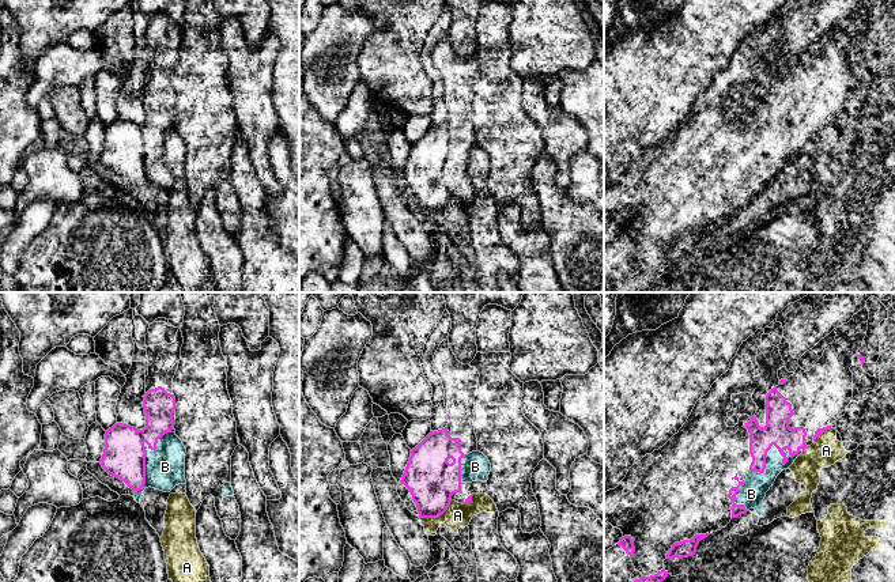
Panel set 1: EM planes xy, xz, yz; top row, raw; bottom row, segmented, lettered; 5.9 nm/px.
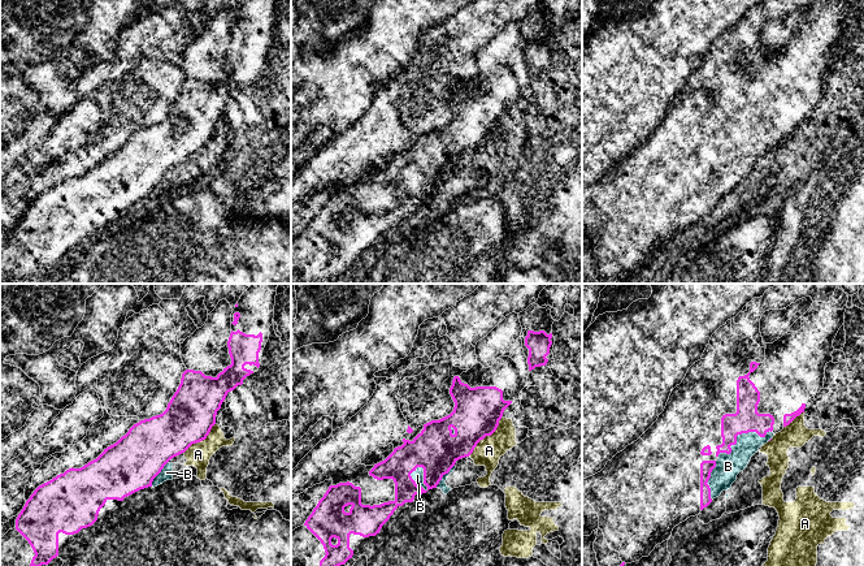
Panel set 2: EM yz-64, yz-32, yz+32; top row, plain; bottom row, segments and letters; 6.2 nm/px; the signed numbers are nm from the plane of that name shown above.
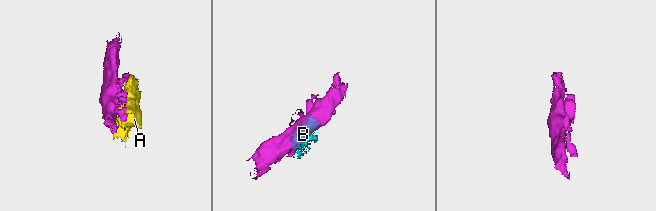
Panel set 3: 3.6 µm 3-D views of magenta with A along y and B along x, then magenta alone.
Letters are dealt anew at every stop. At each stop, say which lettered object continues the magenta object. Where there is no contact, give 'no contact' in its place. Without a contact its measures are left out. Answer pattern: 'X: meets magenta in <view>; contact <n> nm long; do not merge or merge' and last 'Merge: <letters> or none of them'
A: meets magenta in xz; contact 220 nm long; do not merge
B: meets magenta in yz; contact 340 nm long; do not merge
Merge: none of them

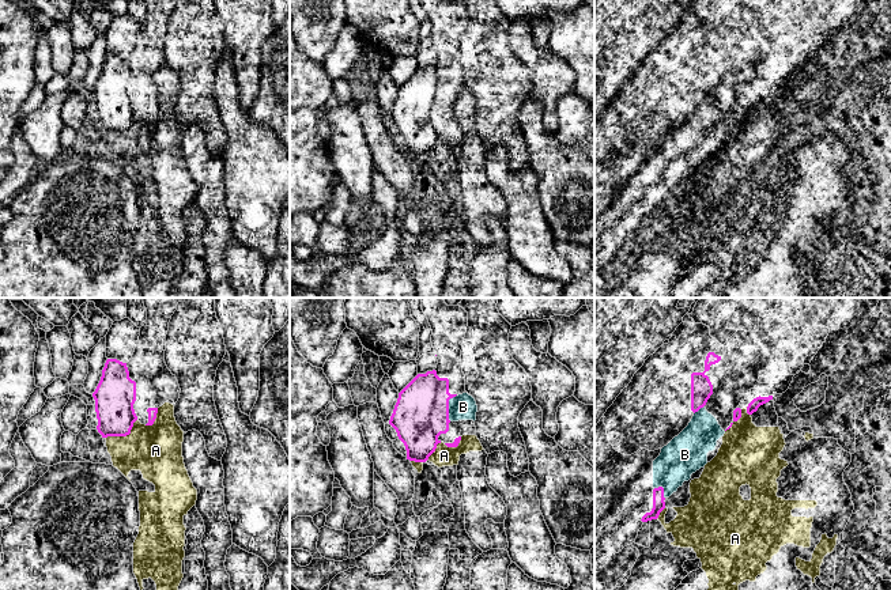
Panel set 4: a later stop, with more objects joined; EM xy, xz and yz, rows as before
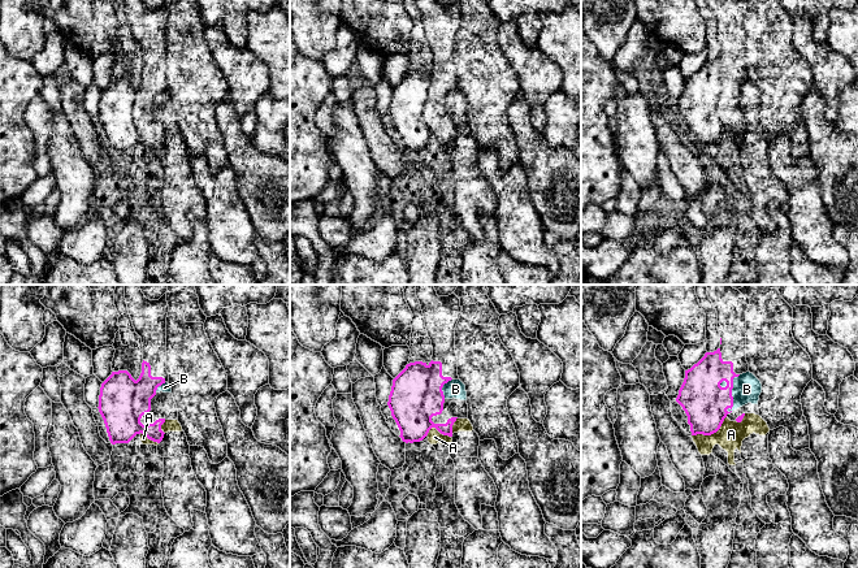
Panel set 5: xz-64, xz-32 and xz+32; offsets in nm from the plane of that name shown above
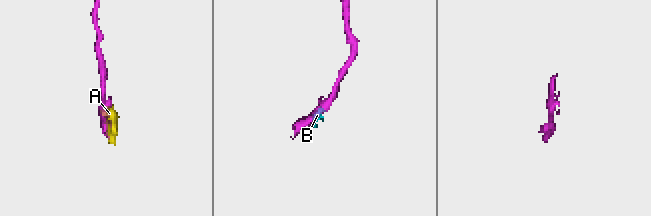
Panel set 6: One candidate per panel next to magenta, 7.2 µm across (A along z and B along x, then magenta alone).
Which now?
A: meets magenta in xy; contact 220 nm long; do not merge
B: meets magenta in xz; contact 170 nm long; do not merge
Merge: none of them

